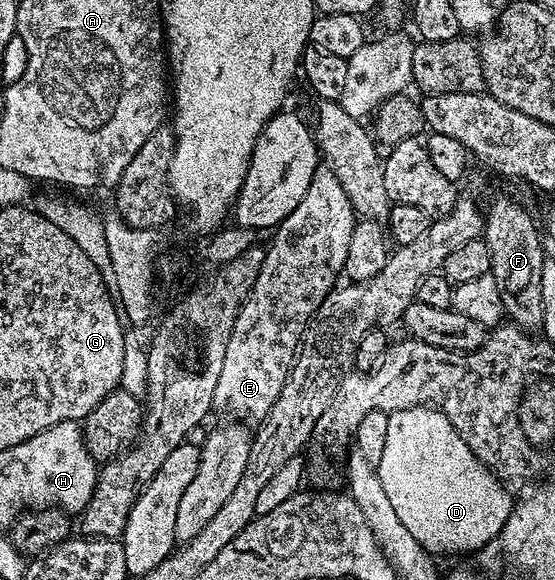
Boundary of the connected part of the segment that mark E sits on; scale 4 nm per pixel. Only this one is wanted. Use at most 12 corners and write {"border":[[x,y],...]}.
{"border":[[318,165],[231,328],[214,411],[268,416],[353,213]]}

